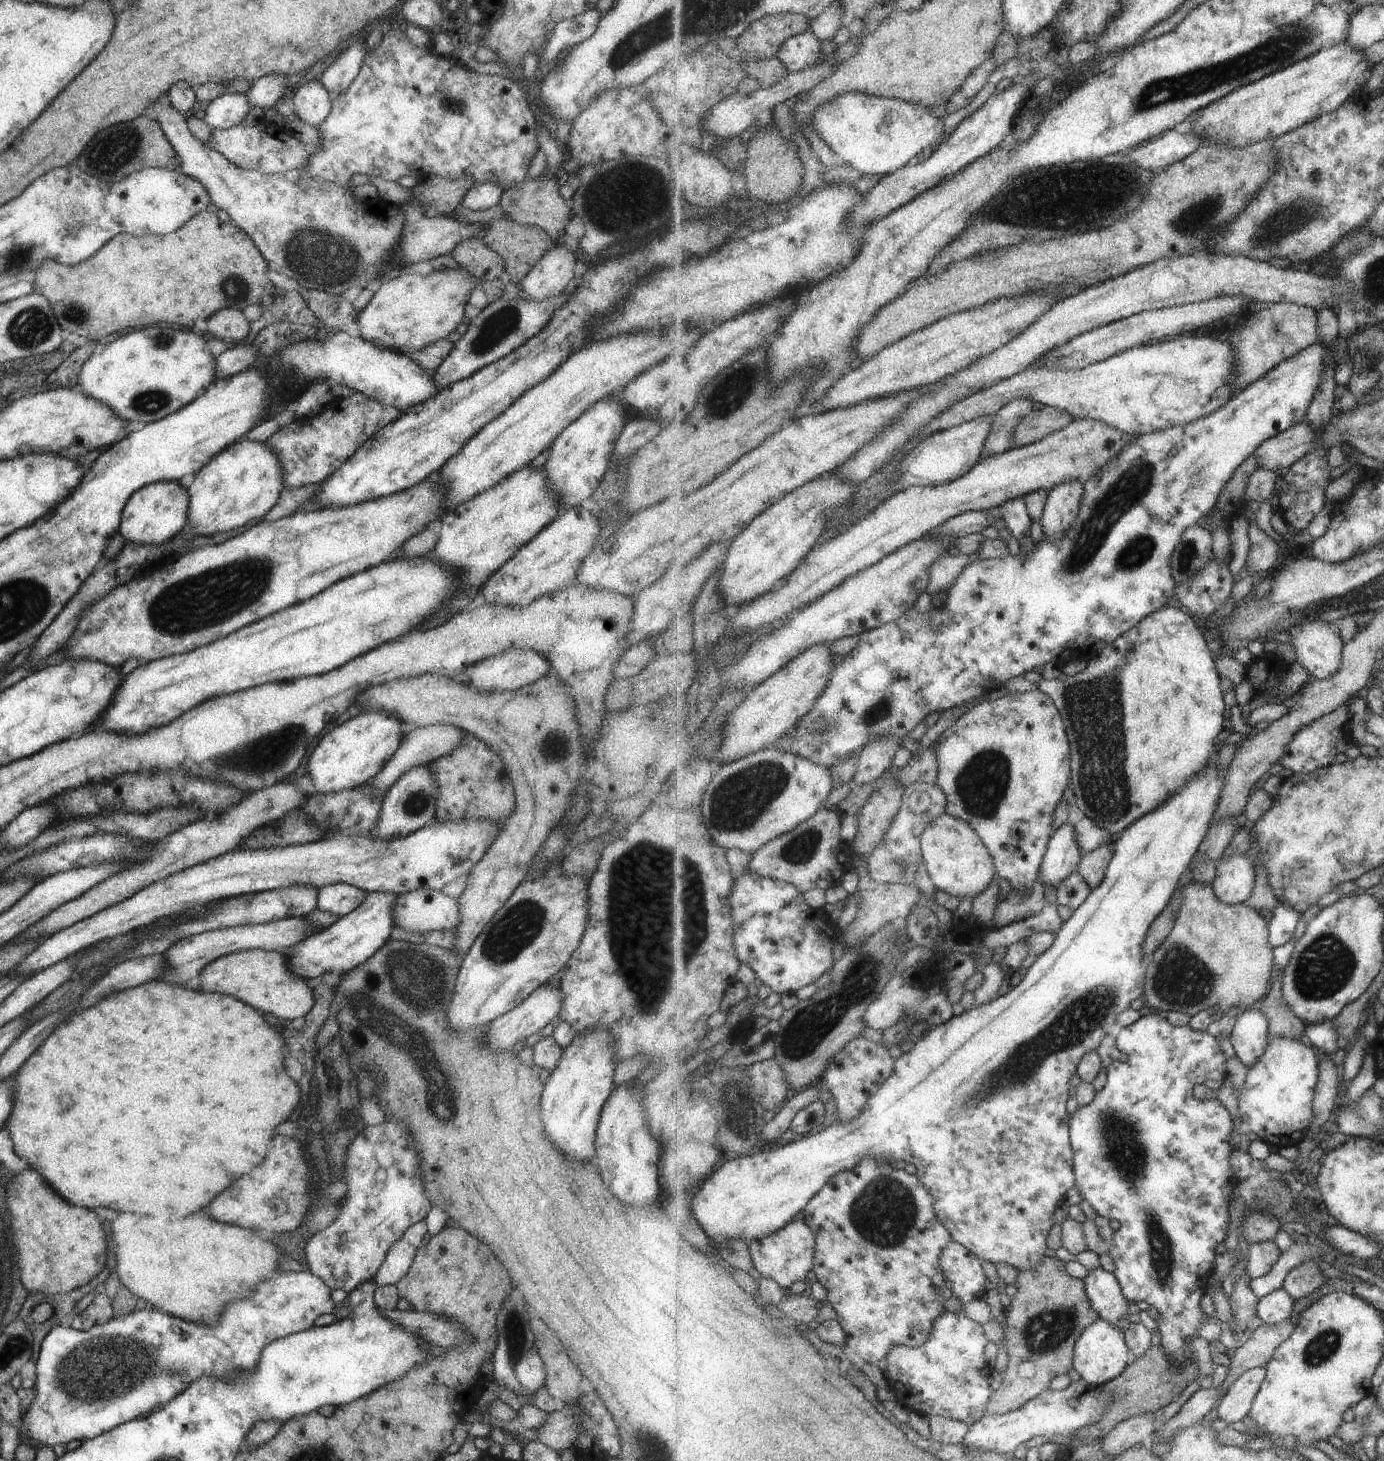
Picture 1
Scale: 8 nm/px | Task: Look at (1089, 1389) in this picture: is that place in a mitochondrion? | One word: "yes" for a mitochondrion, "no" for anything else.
no

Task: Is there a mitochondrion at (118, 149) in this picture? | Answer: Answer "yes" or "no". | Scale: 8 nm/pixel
yes

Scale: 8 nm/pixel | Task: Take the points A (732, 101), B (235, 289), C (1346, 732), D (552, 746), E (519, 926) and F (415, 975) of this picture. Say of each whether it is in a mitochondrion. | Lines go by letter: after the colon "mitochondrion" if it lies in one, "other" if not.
A: other
B: mitochondrion
C: other
D: mitochondrion
E: mitochondrion
F: mitochondrion

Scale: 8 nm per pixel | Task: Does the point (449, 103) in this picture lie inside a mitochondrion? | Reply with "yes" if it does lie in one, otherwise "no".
yes

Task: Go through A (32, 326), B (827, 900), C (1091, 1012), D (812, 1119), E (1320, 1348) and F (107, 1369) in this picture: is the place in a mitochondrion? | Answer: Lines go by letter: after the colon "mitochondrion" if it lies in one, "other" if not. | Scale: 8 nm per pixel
A: mitochondrion
B: other
C: mitochondrion
D: other
E: mitochondrion
F: mitochondrion

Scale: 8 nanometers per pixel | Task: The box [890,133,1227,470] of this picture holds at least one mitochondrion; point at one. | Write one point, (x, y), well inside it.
(1066, 202)

